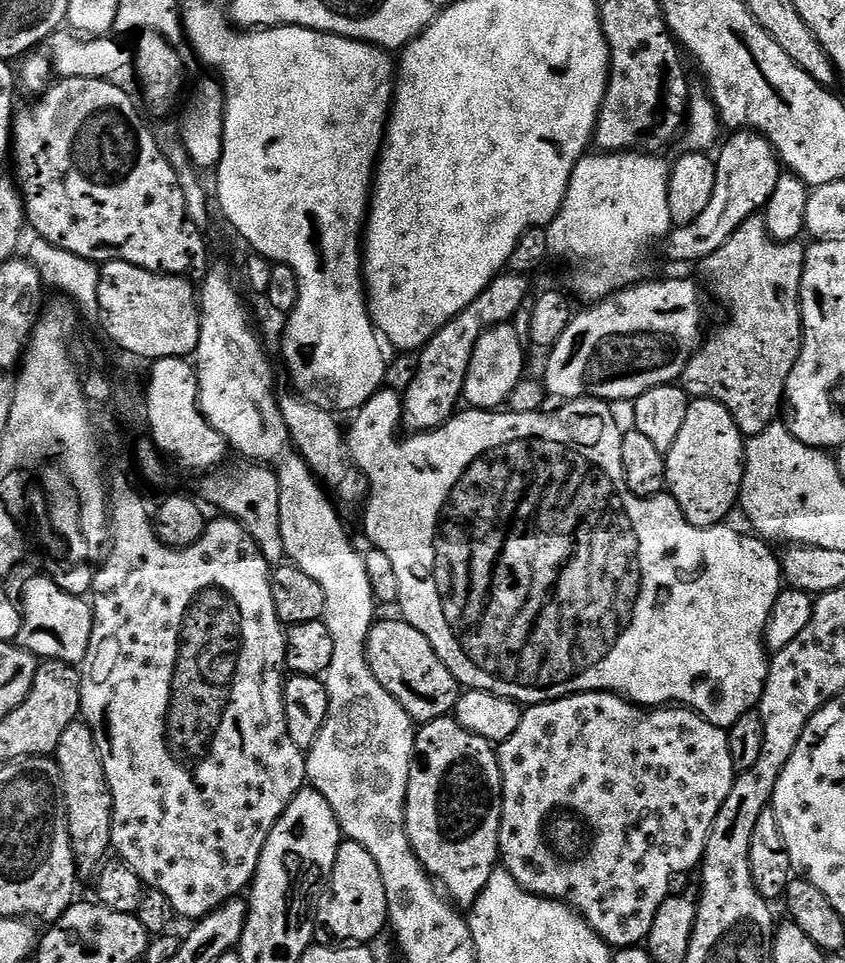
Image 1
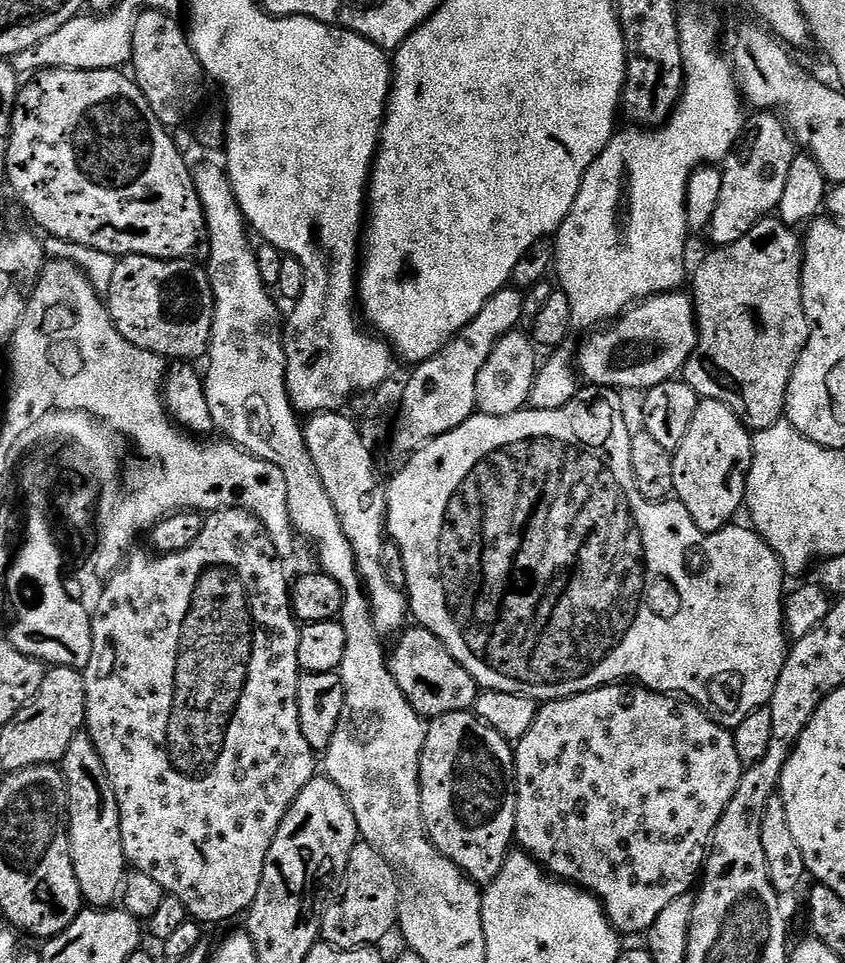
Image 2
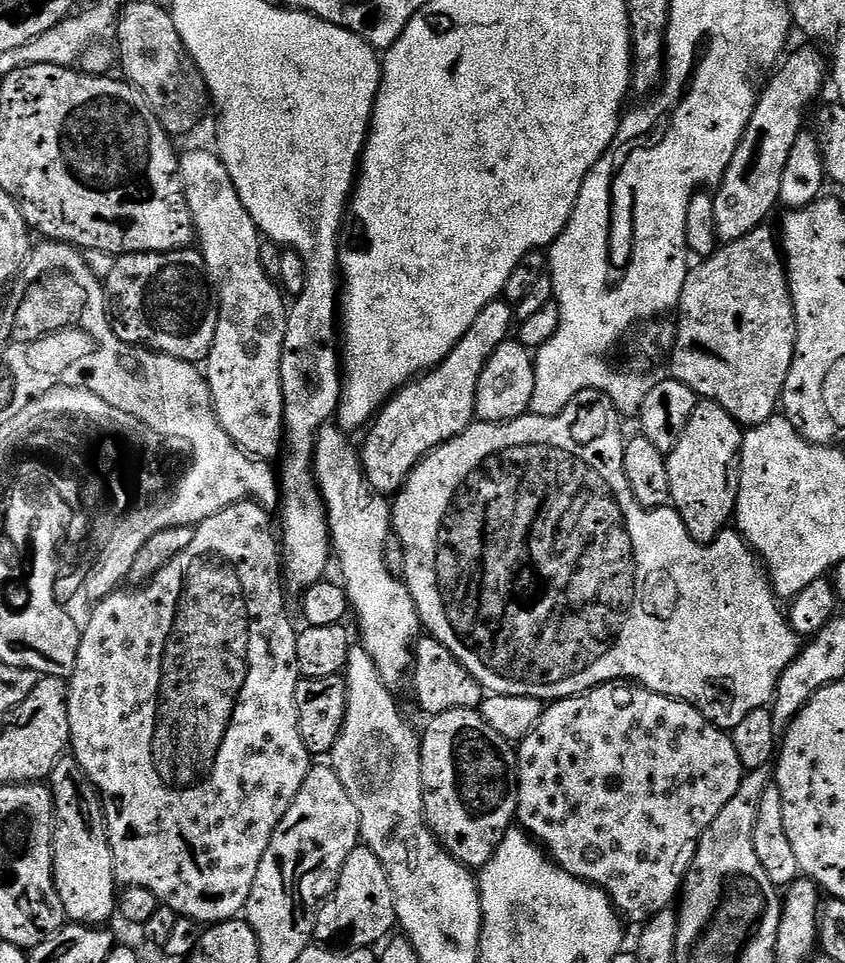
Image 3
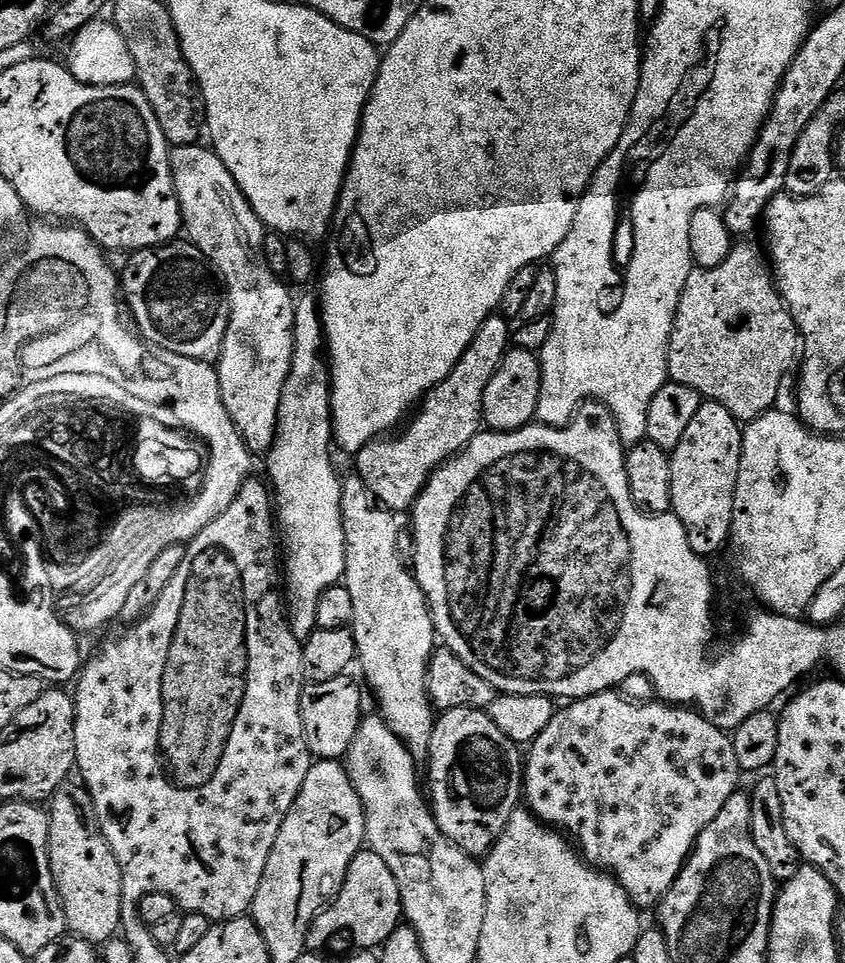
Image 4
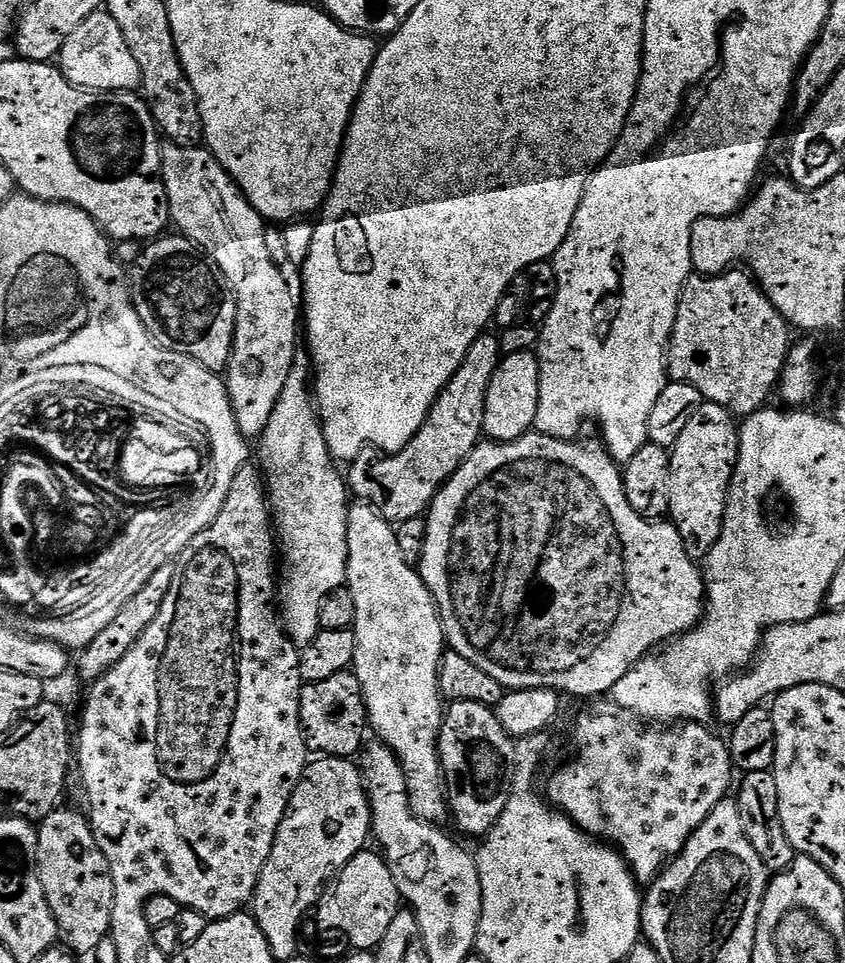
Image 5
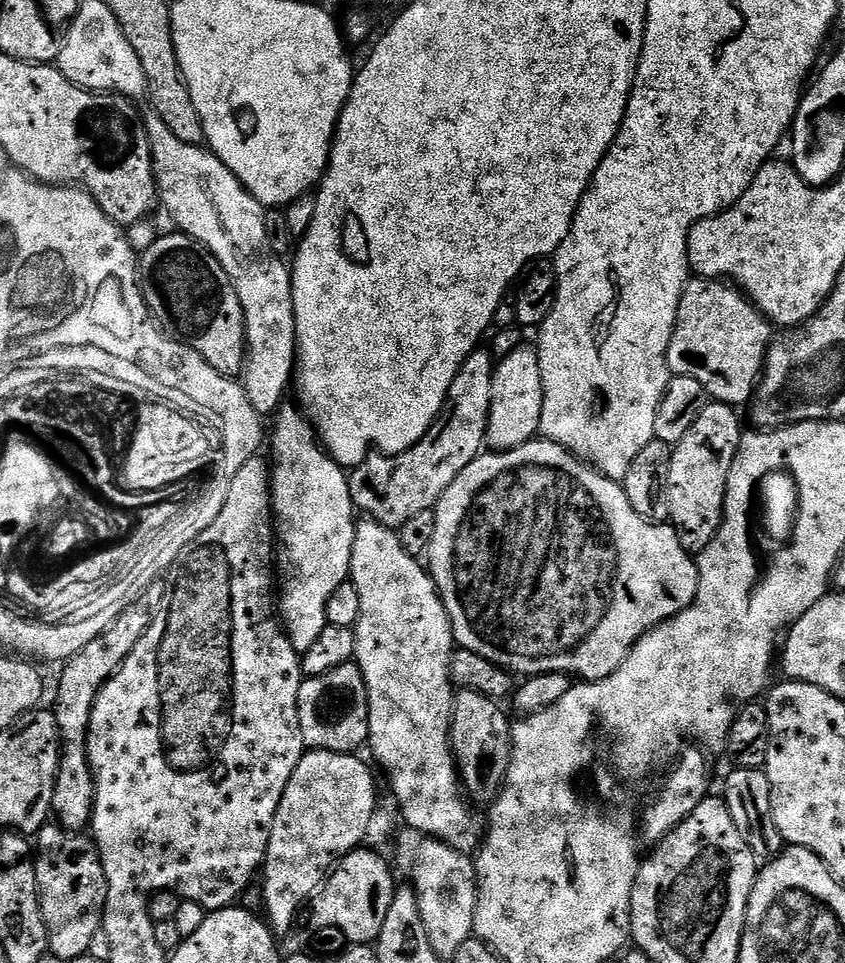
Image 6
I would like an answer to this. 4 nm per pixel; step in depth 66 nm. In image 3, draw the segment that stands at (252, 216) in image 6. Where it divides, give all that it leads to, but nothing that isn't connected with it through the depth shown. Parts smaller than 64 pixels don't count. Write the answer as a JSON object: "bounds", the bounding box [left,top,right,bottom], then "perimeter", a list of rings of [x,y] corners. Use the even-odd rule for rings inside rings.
{"bounds":[180,151,290,462],"perimeter":[[[215,151],[183,153],[180,156],[180,177],[196,227],[196,240],[198,245],[200,244],[201,254],[204,255],[203,267],[206,269],[207,279],[214,285],[220,306],[218,330],[214,334],[214,342],[206,361],[206,379],[212,395],[216,422],[219,431],[226,433],[241,452],[259,461],[272,462],[276,455],[281,455],[282,445],[286,440],[282,350],[290,308],[287,303],[284,305],[285,297],[277,281],[268,277],[268,272],[260,261],[260,230],[242,206],[238,190],[219,155]]]}

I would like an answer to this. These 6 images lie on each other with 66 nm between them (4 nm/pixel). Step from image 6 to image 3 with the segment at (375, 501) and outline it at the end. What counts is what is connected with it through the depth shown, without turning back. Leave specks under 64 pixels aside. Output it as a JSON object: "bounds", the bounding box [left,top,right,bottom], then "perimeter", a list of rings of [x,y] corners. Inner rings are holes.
{"bounds":[362,302,514,494],"perimeter":[[[493,302],[478,314],[474,326],[461,340],[454,346],[454,350],[441,363],[436,365],[427,374],[413,379],[411,383],[400,389],[382,411],[375,417],[376,433],[362,444],[362,463],[364,465],[364,475],[368,477],[368,483],[372,488],[381,494],[396,494],[404,487],[408,481],[408,476],[413,468],[428,455],[429,452],[436,451],[441,444],[448,443],[454,436],[461,436],[468,425],[473,423],[476,416],[476,391],[478,382],[482,378],[482,370],[488,364],[488,360],[494,354],[494,350],[499,344],[509,339],[510,331],[514,328],[514,312],[507,303]]]}

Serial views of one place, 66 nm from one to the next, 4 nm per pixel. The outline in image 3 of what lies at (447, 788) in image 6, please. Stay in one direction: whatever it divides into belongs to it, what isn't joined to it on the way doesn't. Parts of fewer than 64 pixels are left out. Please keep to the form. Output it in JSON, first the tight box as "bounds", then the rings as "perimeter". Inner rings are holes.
{"bounds":[312,426,422,686],"perimeter":[[[325,426],[320,429],[317,438],[316,438],[316,449],[312,452],[312,462],[314,465],[314,471],[318,477],[318,487],[322,495],[322,499],[328,509],[328,525],[330,527],[330,535],[332,538],[332,547],[334,549],[335,559],[338,561],[340,559],[340,564],[344,567],[344,580],[342,579],[342,587],[345,592],[348,593],[348,603],[350,605],[351,611],[356,612],[356,620],[360,623],[360,640],[362,643],[362,650],[369,658],[374,662],[374,666],[378,670],[378,674],[381,678],[384,679],[384,683],[389,686],[395,686],[400,679],[407,677],[409,675],[410,669],[414,664],[414,645],[417,643],[418,637],[421,635],[419,632],[422,632],[422,625],[420,623],[420,615],[416,613],[416,603],[414,598],[408,593],[408,585],[404,583],[403,579],[398,578],[394,573],[388,569],[388,560],[384,557],[384,547],[388,544],[388,536],[390,540],[390,533],[393,531],[392,527],[392,508],[390,507],[389,501],[388,504],[381,493],[376,492],[371,484],[368,483],[368,477],[364,475],[364,465],[362,463],[361,453],[358,451],[357,445],[356,448],[348,440],[349,437],[346,435],[343,428],[339,426]]]}

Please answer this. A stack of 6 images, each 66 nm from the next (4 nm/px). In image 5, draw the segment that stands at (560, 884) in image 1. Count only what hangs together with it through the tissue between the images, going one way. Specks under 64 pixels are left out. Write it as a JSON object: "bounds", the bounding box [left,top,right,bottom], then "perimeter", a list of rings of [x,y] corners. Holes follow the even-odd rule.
{"bounds":[546,711,734,886],"perimeter":[[[615,711],[612,712],[584,712],[577,718],[576,729],[572,732],[572,740],[576,743],[576,757],[569,764],[562,765],[549,778],[546,799],[549,804],[555,806],[564,815],[575,821],[589,836],[603,838],[609,845],[615,846],[620,855],[624,857],[624,861],[629,868],[631,868],[632,875],[636,877],[641,885],[647,886],[671,864],[672,859],[686,846],[686,842],[692,837],[694,830],[698,830],[698,826],[702,826],[702,822],[706,822],[706,818],[710,818],[710,810],[714,810],[714,806],[718,806],[718,802],[722,802],[729,795],[728,787],[732,784],[732,772],[734,773],[732,755],[725,737],[723,735],[721,737],[715,736],[708,724],[684,722],[679,726],[648,726],[645,727],[648,728],[645,732],[640,732],[639,726],[641,727],[641,725],[639,723],[625,718]]]}

